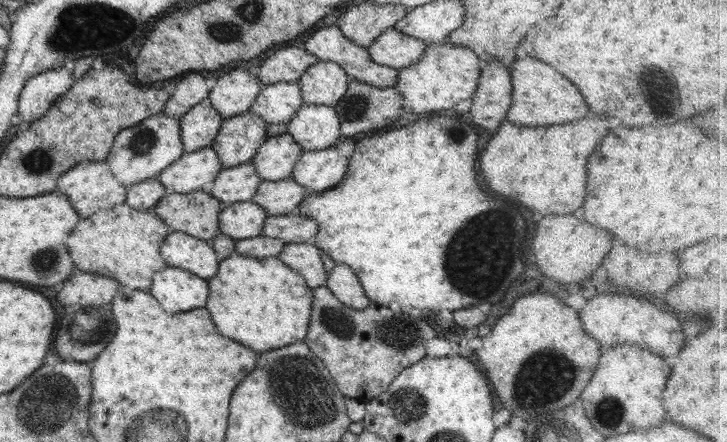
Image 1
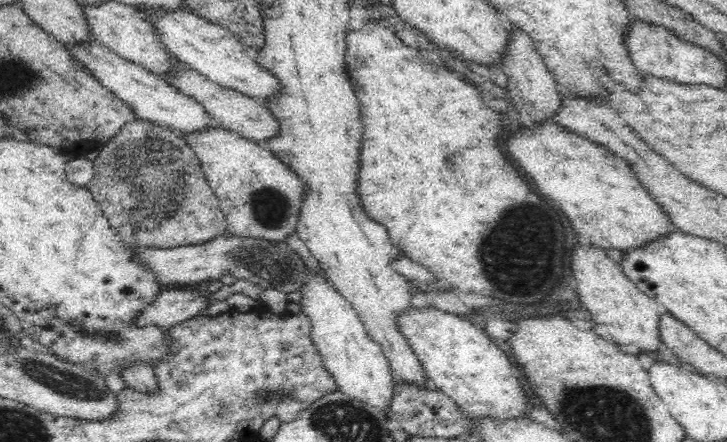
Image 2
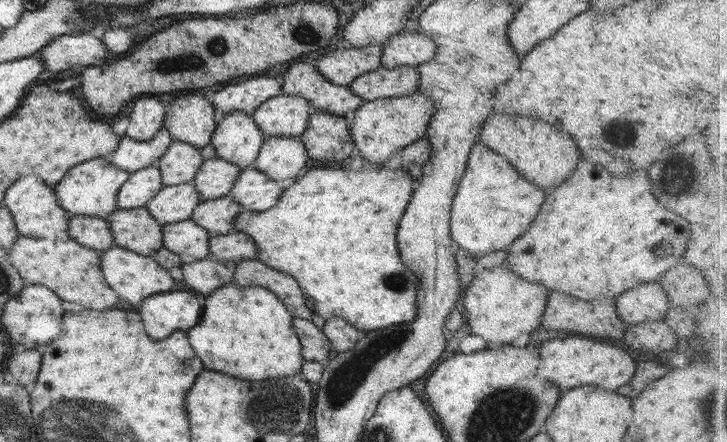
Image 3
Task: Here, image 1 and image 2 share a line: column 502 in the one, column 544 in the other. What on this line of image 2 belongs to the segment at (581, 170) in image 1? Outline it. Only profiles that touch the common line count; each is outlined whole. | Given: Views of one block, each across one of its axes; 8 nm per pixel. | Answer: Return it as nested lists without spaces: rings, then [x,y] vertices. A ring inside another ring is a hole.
[[[548,121],[538,123],[536,128],[524,127],[510,134],[504,140],[504,146],[508,150],[508,156],[512,156],[512,160],[520,166],[520,172],[536,184],[538,192],[544,198],[556,202],[570,218],[570,224],[574,226],[576,238],[581,244],[624,252],[626,249],[644,246],[662,236],[668,236],[674,230],[662,207],[655,205],[653,197],[643,189],[625,160],[608,152],[603,146],[564,129],[563,126]]]

